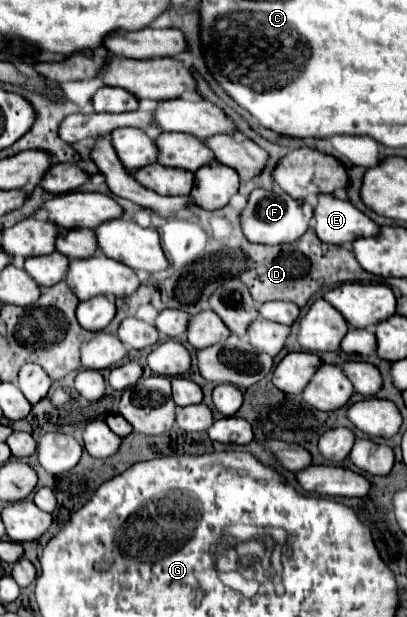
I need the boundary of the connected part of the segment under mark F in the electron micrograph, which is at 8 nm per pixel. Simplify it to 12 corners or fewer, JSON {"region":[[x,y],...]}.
{"region":[[250,192],[240,226],[250,242],[298,240],[312,218],[306,200]]}

